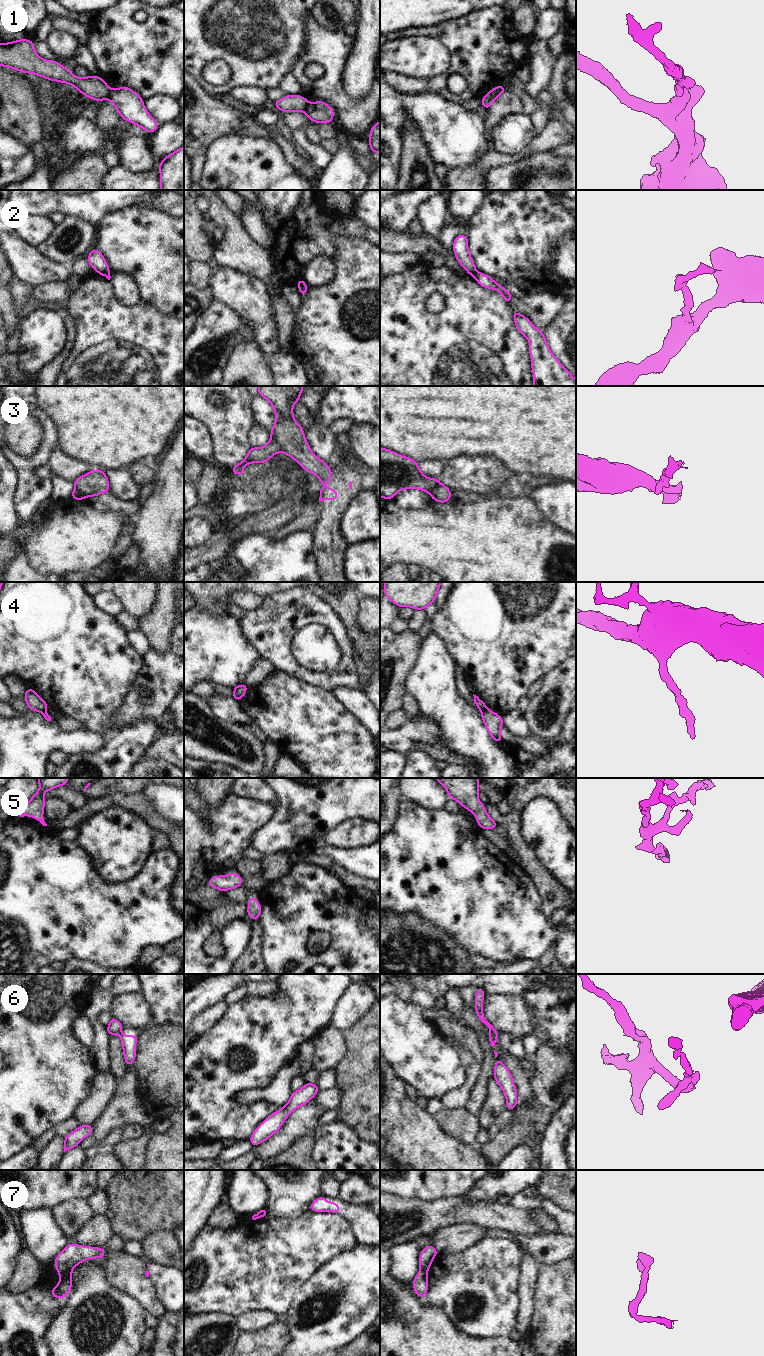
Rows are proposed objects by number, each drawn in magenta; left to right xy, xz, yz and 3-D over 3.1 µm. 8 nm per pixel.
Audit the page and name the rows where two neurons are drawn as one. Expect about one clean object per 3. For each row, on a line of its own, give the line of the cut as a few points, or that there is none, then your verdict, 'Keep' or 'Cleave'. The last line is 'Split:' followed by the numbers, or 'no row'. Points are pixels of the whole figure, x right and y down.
1: Split along xy (111, 89), (107, 98). Cleave
2: Split along yz (476, 271), (472, 275). Cleave
3: Split along xz (271, 438), (281, 450). Cleave
4: Split along yz (487, 709), (482, 713). Cleave
5: No split. Keep
6: Split along yz (491, 1033), (496, 1037). Cleave
7: Split along xy (70, 1270), (65, 1270), (59, 1274). Cleave
Split: 1, 2, 3, 4, 6, 7

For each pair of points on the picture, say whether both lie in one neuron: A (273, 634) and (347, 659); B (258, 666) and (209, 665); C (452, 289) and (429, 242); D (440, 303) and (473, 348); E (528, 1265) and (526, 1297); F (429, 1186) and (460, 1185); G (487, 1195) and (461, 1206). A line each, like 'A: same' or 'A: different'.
A: same
B: different
C: different
D: different
E: same
F: same
G: different

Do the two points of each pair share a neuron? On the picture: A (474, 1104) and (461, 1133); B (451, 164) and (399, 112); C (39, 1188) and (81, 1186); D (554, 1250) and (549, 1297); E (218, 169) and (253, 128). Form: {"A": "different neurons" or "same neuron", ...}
{"A": "different neurons", "B": "same neuron", "C": "same neuron", "D": "different neurons", "E": "different neurons"}

